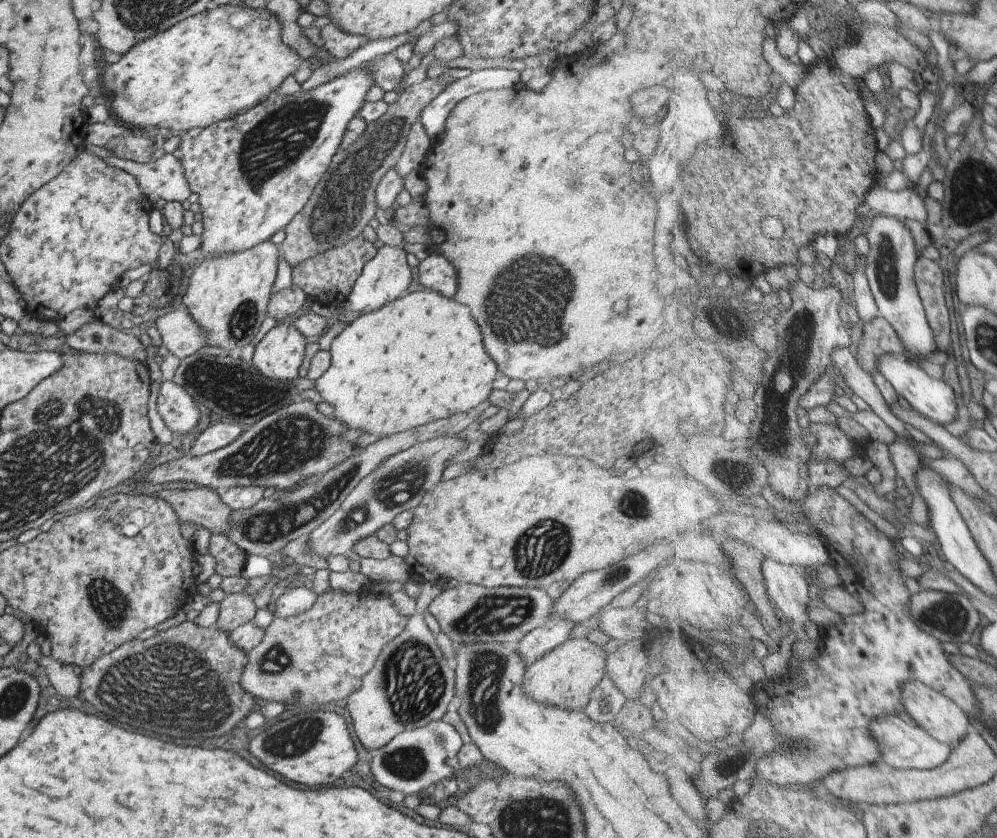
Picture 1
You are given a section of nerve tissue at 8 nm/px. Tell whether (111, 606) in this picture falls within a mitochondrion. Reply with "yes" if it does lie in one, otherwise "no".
yes

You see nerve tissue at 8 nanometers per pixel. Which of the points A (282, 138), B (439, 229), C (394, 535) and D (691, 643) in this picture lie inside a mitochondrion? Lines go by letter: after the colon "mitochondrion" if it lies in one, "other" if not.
A: mitochondrion
B: other
C: other
D: other

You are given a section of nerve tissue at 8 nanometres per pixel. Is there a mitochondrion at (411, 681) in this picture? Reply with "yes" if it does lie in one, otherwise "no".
yes

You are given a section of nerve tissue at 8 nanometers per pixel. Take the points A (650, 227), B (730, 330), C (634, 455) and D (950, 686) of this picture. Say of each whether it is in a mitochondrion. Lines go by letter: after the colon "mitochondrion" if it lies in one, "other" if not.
A: other
B: other
C: other
D: other

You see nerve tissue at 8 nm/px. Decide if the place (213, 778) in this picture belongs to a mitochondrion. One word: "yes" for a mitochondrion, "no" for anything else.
no

